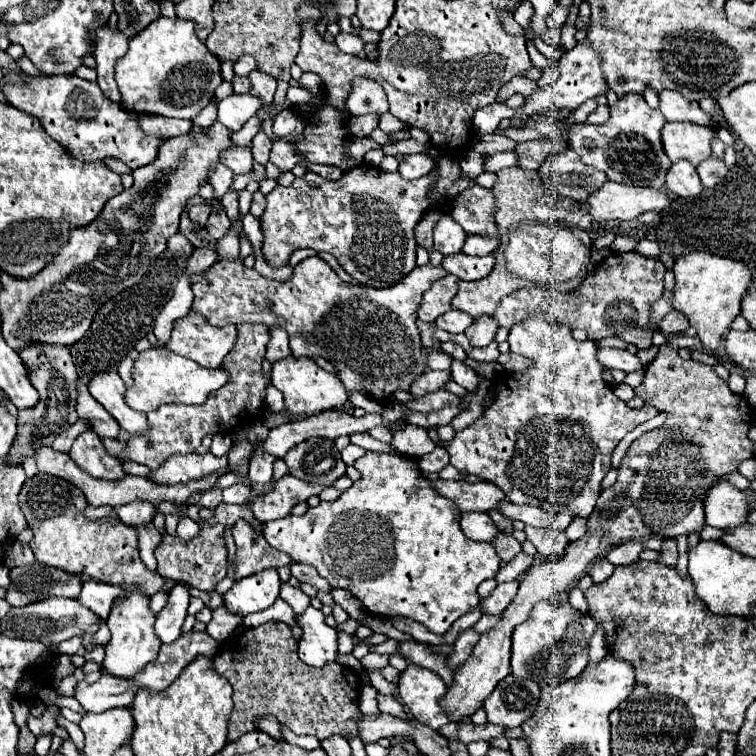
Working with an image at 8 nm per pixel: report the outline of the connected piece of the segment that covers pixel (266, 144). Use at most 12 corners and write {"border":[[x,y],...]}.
{"border":[[263,131],[253,137],[251,153],[259,165],[267,165],[271,145]]}

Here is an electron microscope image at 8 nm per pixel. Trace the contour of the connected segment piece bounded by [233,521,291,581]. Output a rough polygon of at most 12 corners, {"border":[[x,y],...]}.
{"border":[[237,521],[235,581],[291,563],[247,521]]}

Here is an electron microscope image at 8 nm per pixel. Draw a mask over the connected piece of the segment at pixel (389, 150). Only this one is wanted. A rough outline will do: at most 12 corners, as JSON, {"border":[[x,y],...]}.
{"border":[[411,128],[411,137],[381,146],[386,155],[422,153],[429,149],[425,131]]}

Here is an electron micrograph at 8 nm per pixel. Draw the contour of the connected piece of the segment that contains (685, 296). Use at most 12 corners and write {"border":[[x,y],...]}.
{"border":[[705,251],[675,261],[673,307],[707,349],[741,313],[751,271]]}

